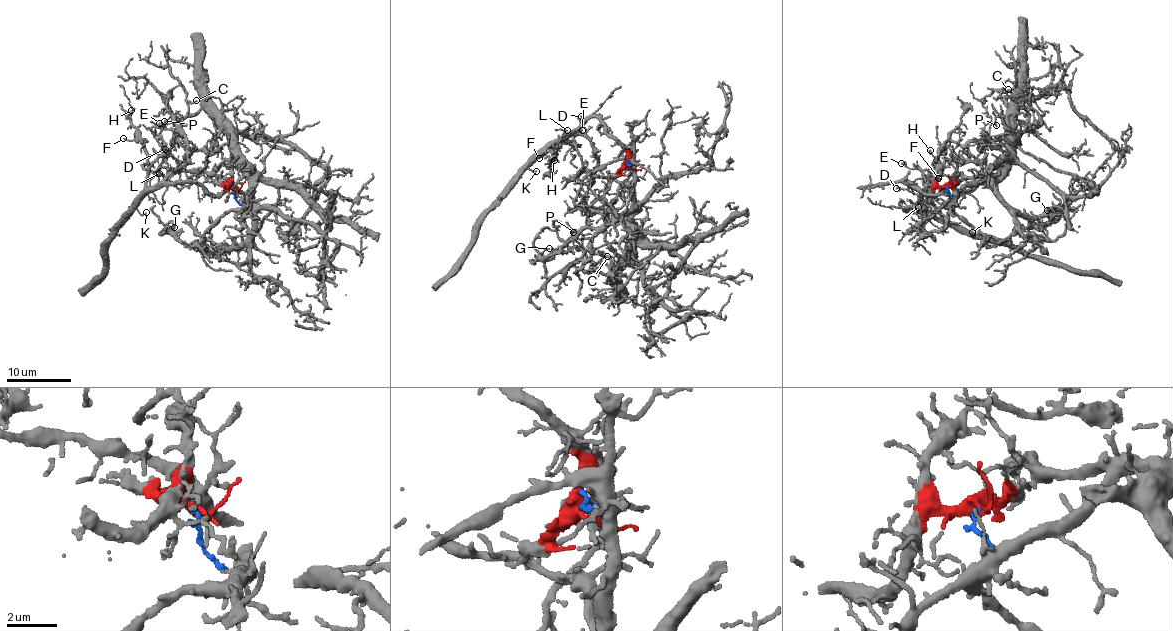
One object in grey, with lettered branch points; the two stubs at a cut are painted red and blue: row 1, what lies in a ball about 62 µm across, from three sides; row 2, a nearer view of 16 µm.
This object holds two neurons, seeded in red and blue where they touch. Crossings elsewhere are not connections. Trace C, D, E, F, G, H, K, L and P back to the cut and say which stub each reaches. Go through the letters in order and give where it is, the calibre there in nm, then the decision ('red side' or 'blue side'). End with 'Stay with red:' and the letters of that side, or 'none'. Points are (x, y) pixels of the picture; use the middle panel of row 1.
C: place (607, 256); calibre 100 nm; blue side
D: place (581, 116); calibre 100 nm; red side
E: place (582, 130); calibre 170 nm; red side
F: place (539, 158); calibre 110 nm; red side
G: place (549, 248); calibre 120 nm; blue side
H: place (554, 160); calibre 150 nm; red side
K: place (536, 171); calibre 100 nm; red side
L: place (567, 130); calibre 120 nm; red side
P: place (573, 232); calibre 130 nm; blue side
Stay with red: D, E, F, H, K, L

